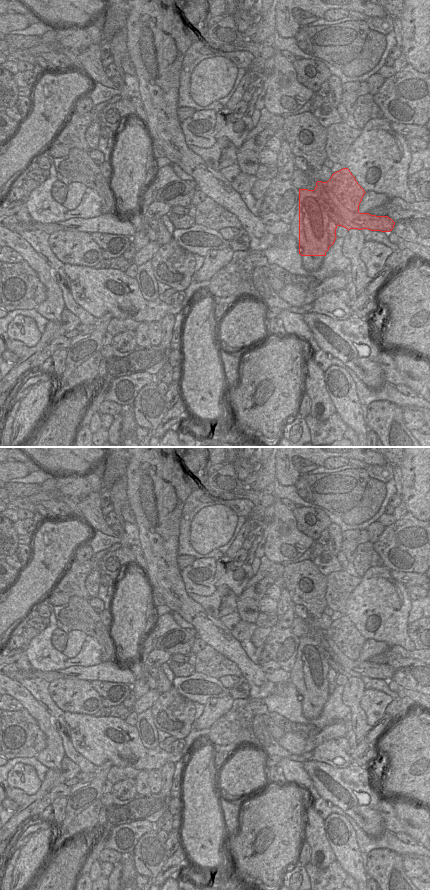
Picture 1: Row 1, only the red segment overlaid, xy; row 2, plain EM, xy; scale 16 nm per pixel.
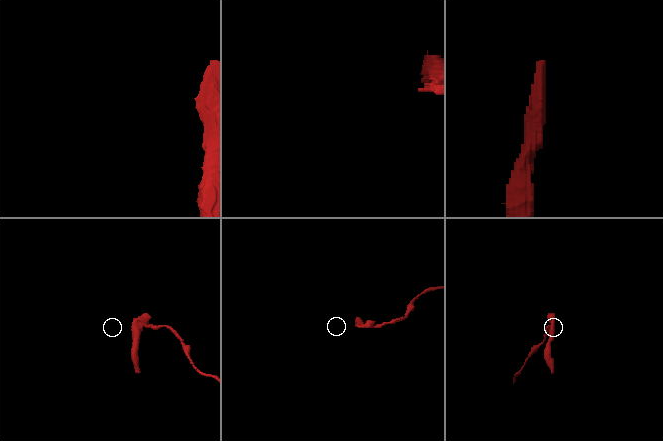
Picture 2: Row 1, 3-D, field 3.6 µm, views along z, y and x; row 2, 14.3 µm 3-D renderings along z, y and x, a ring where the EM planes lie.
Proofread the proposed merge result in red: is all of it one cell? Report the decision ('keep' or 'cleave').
cleave

